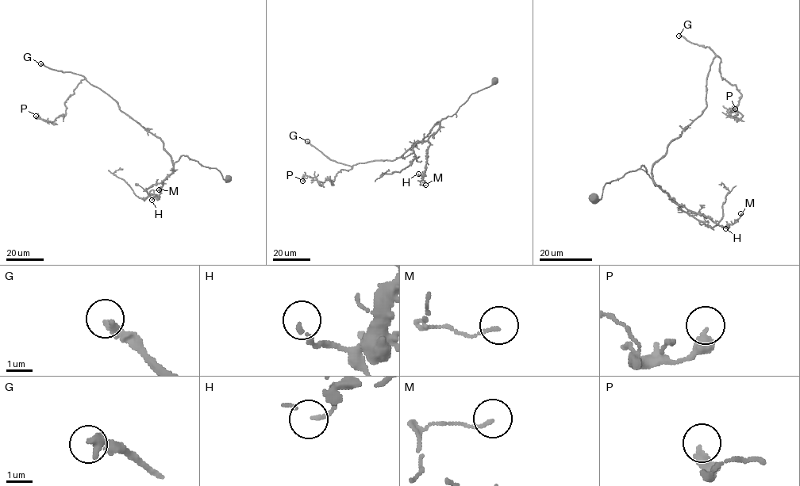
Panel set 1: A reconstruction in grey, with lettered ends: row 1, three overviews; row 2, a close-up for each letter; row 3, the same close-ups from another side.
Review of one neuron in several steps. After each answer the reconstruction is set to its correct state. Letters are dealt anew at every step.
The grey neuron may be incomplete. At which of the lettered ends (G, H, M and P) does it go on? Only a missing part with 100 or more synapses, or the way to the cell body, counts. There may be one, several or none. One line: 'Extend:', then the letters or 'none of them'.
Extend: G

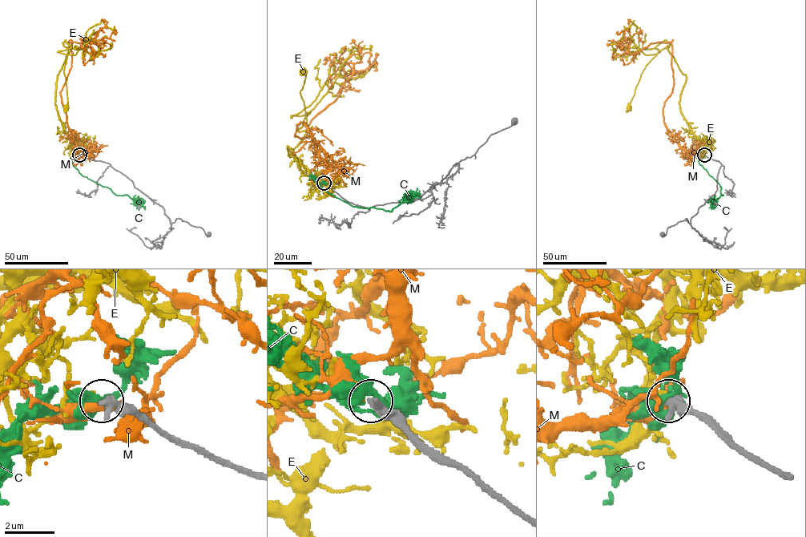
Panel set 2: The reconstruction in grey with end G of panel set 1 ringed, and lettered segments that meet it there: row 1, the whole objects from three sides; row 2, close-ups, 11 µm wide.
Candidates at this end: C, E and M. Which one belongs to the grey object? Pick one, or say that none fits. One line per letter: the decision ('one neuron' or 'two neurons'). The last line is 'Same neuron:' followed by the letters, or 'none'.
C: two neurons
E: two neurons
M: two neurons
Same neuron: none

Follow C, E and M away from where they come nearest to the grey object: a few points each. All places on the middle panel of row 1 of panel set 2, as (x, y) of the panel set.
C: (324, 183), (311, 176), (312, 175), (328, 192), (353, 206), (385, 211), (391, 211), (417, 192), (420, 193)
E: (323, 183), (311, 176), (288, 147), (288, 154), (290, 156), (312, 128), (300, 93), (305, 78), (302, 70)
M: (323, 183), (324, 151), (303, 123), (295, 135), (311, 136), (310, 121), (352, 75), (353, 63), (325, 63)

